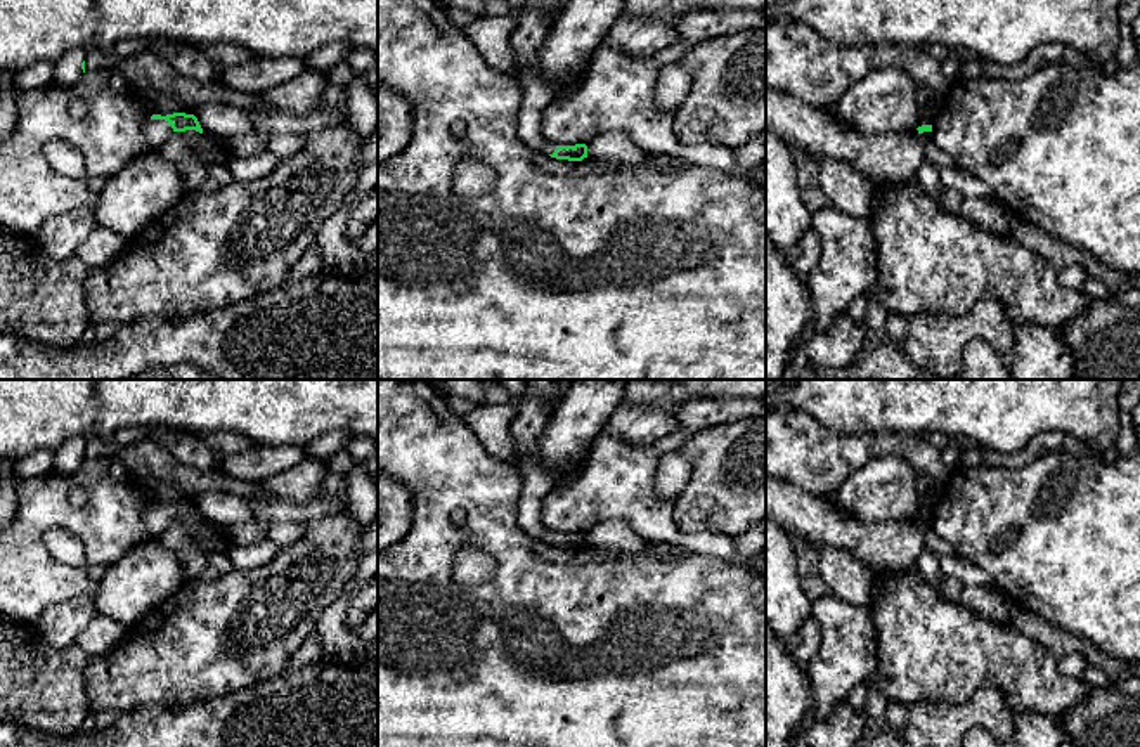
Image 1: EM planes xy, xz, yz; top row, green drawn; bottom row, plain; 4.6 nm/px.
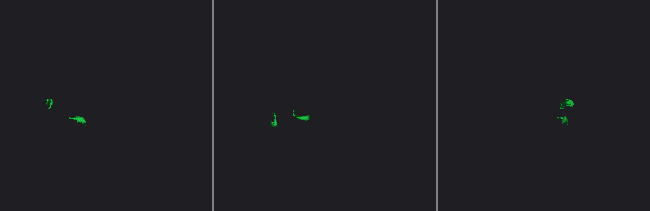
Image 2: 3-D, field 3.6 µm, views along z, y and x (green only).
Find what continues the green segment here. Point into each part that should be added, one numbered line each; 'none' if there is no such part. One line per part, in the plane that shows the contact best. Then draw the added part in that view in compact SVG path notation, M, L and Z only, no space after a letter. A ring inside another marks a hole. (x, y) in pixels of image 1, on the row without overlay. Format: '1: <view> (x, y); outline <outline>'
1: xy (158, 520); outline M146 508L142 522L151 537L159 539L175 523L172 513L165 508Z

